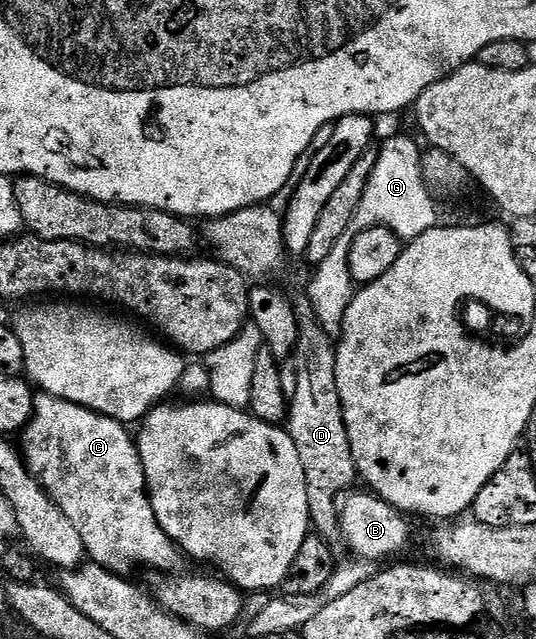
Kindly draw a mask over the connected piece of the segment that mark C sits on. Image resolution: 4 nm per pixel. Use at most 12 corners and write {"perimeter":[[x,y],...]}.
{"perimeter":[[39,392],[30,474],[109,573],[177,570],[129,428]]}

